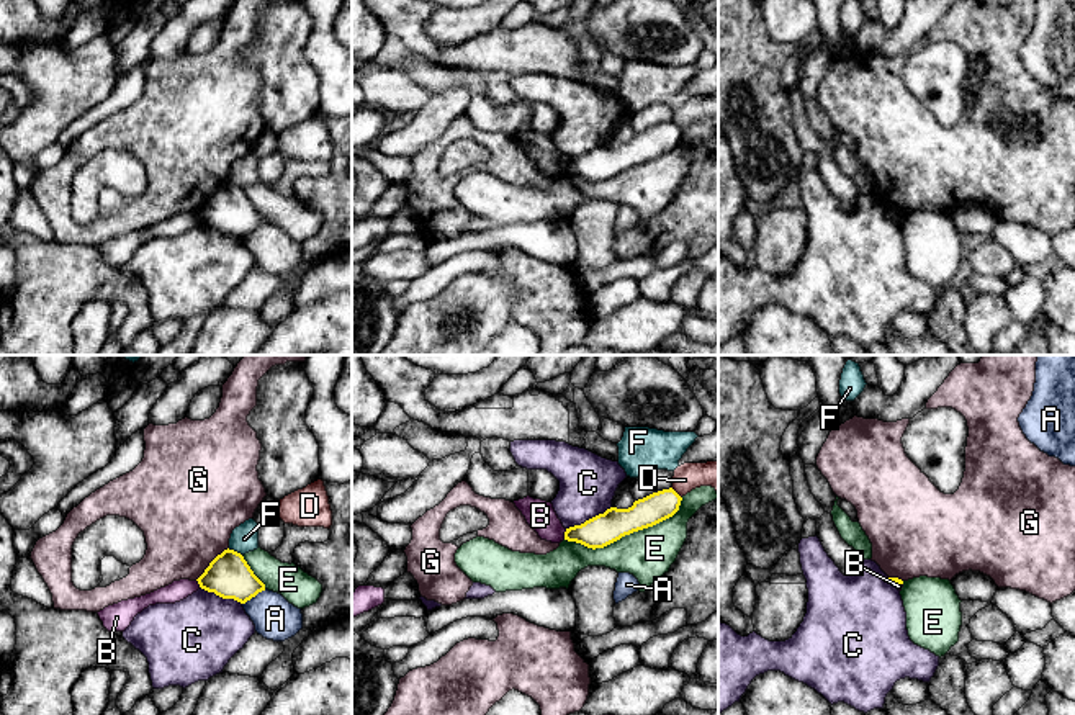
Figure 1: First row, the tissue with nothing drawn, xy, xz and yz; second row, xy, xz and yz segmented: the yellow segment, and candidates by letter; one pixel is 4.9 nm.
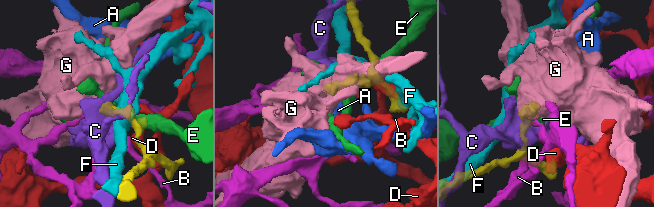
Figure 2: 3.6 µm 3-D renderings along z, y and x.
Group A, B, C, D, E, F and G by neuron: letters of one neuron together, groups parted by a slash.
A / B / C / D / E / F / G

